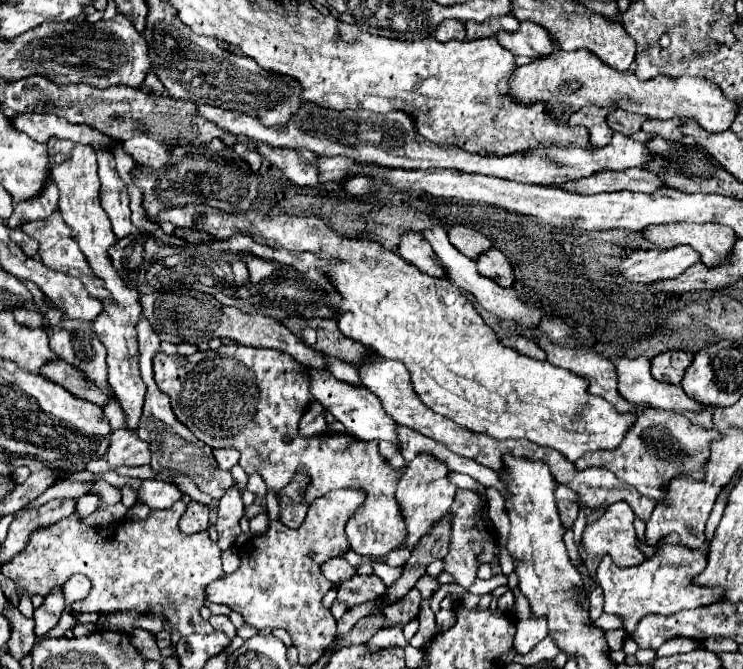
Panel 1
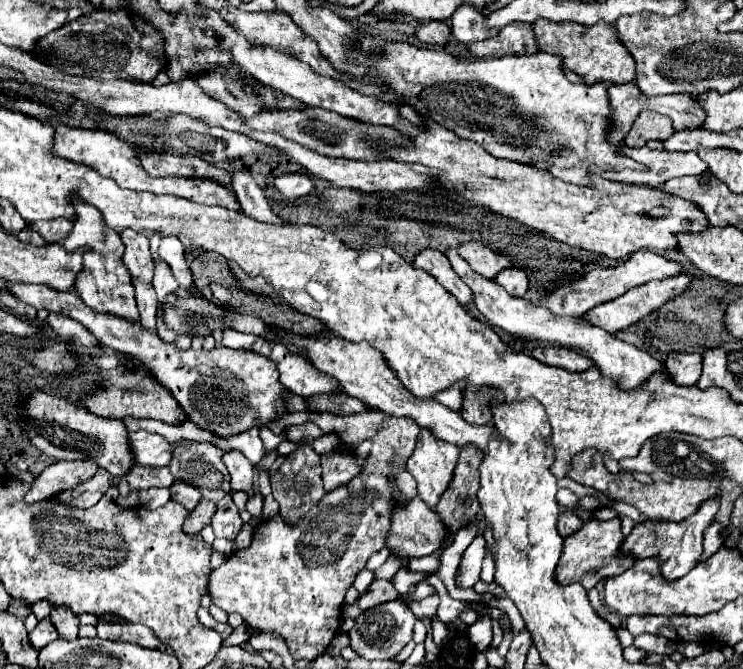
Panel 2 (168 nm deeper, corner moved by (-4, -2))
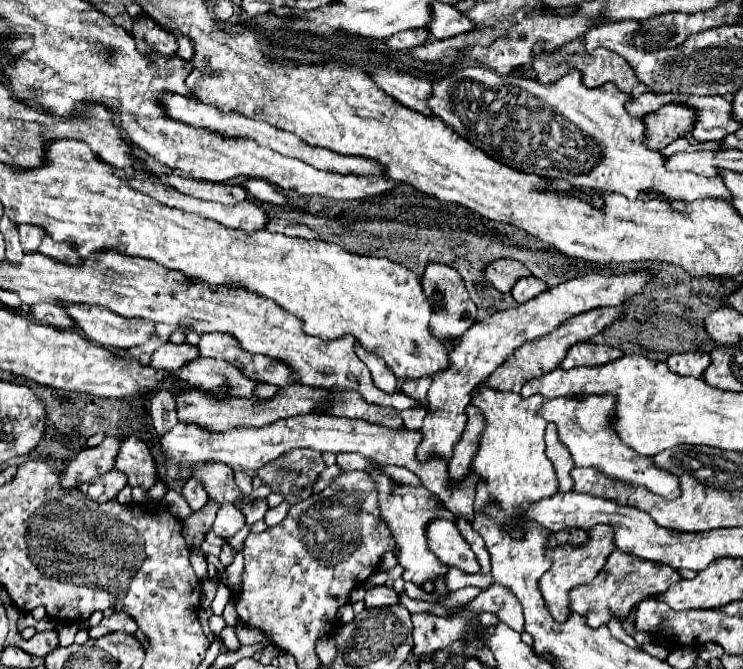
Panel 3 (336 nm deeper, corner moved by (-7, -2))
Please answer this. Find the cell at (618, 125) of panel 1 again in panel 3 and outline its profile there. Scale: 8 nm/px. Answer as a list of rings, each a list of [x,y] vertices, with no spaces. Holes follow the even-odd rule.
[[[665,104],[663,108],[647,114],[643,118],[647,126],[647,142],[649,148],[661,150],[685,132],[689,132],[695,124],[697,116],[695,110],[689,108],[687,104]]]

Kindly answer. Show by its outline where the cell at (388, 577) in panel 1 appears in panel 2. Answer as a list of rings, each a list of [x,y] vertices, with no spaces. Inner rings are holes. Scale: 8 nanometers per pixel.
[[[428,574],[428,576],[426,576],[426,582],[428,582],[430,586],[434,586],[436,592],[440,594],[440,604],[442,604],[442,606],[438,606],[438,618],[440,618],[446,626],[452,624],[456,618],[460,618],[460,614],[462,614],[466,608],[470,608],[470,604],[466,606],[464,602],[454,600],[454,598],[448,594],[446,586],[442,584],[442,580],[440,580],[436,574]]]

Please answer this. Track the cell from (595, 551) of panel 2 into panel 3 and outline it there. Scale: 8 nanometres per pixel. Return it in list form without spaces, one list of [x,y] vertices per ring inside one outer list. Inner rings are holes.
[[[597,526],[593,528],[593,532],[589,532],[589,540],[587,544],[583,544],[581,548],[565,548],[565,546],[555,546],[555,548],[549,548],[545,554],[553,560],[553,566],[539,578],[539,590],[541,590],[541,596],[549,608],[549,614],[561,624],[567,620],[567,606],[569,606],[569,592],[575,588],[575,586],[581,586],[581,584],[589,584],[597,574],[599,570],[605,566],[605,560],[607,556],[611,554],[613,550],[613,540],[609,540],[609,528],[605,526]]]

